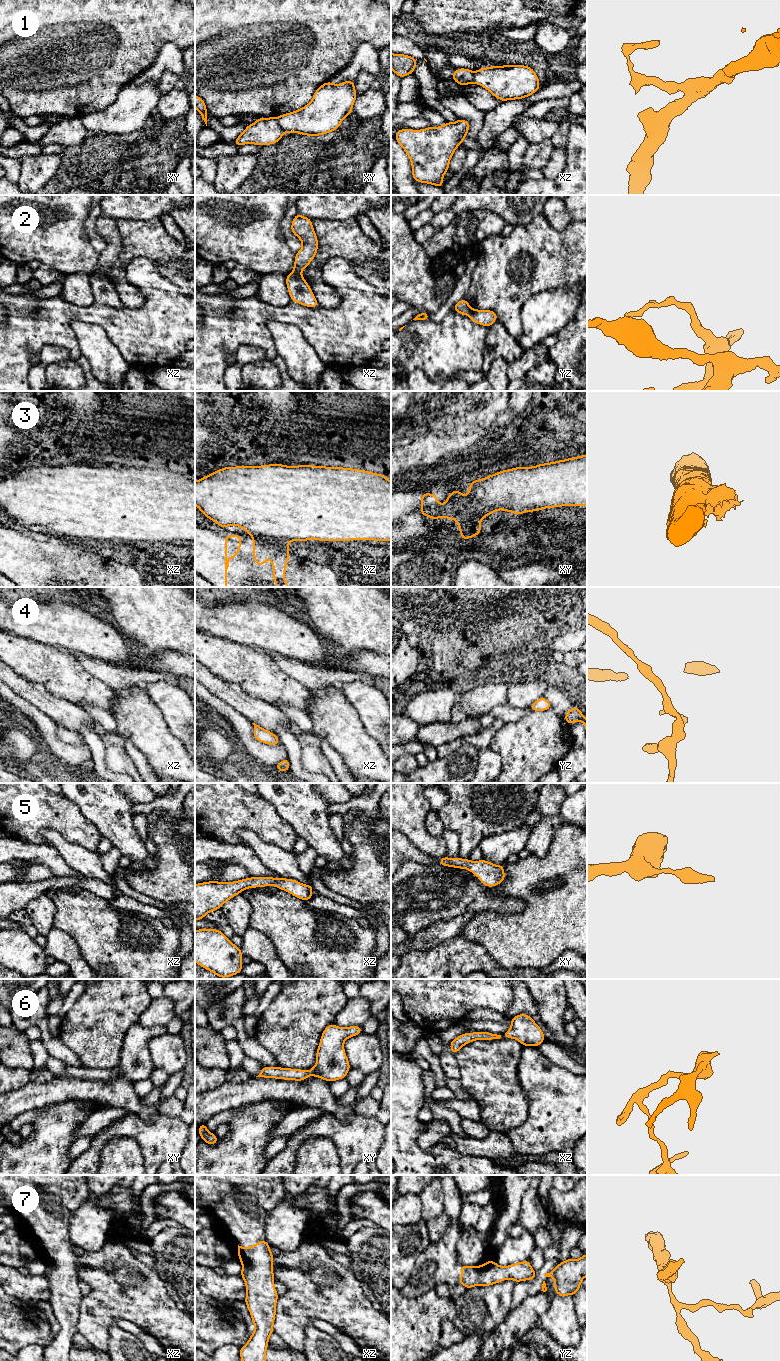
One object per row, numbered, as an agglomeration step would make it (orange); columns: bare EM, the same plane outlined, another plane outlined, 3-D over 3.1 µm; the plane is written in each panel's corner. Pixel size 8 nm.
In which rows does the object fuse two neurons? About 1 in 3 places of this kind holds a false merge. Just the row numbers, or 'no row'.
1, 2, 3

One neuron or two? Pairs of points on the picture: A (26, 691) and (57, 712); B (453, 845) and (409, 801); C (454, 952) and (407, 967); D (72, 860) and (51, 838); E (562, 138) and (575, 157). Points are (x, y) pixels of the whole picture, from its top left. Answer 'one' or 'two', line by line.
A: one
B: two
C: one
D: one
E: two

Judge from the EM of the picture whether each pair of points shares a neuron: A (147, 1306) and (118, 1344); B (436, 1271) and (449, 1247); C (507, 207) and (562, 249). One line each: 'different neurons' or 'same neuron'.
A: different neurons
B: same neuron
C: different neurons

